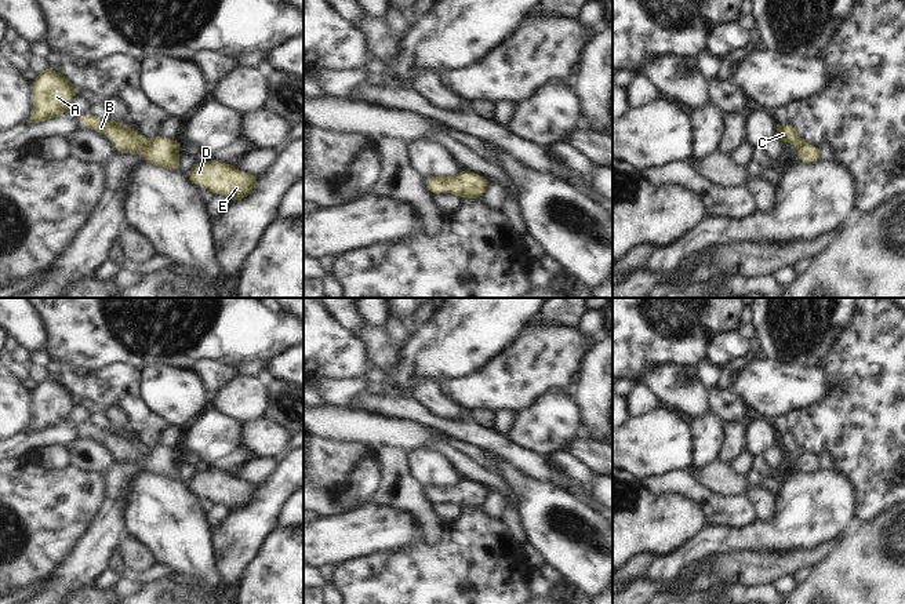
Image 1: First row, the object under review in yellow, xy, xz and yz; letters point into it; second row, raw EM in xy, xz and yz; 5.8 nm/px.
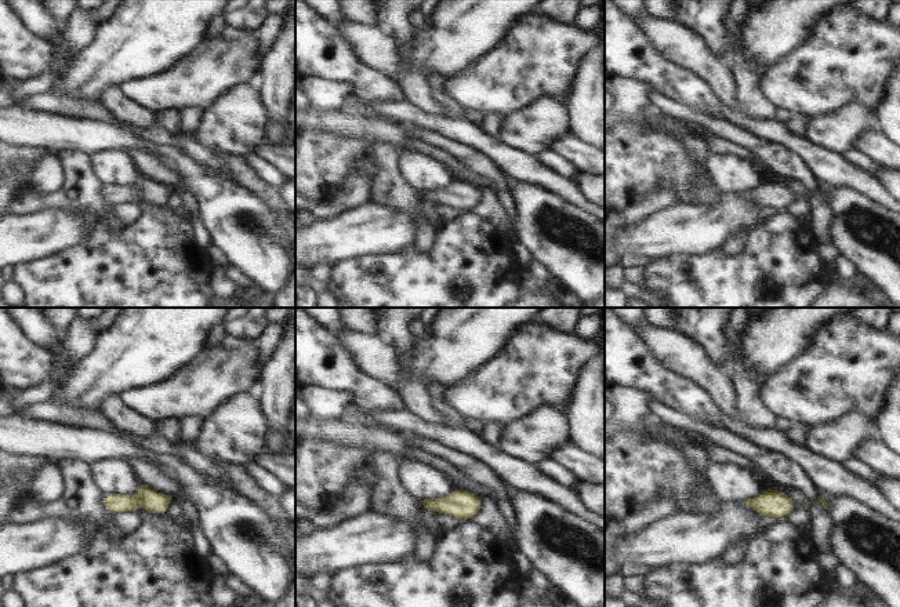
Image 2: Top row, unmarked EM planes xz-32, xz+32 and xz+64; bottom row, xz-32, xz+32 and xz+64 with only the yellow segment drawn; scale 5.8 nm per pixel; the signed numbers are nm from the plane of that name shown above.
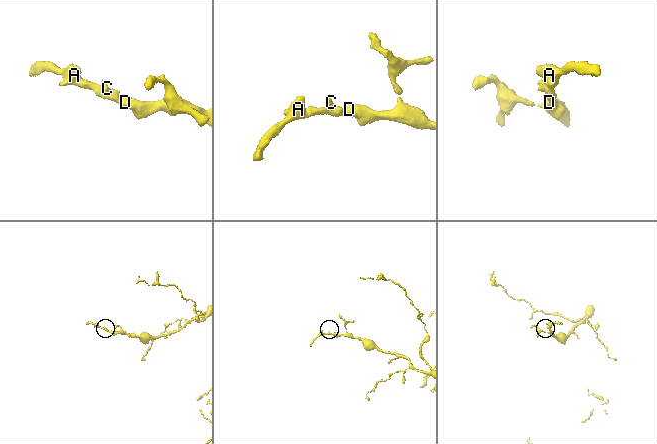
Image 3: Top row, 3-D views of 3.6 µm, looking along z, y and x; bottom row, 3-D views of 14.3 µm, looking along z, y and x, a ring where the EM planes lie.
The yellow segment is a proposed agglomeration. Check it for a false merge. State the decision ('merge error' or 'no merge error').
no merge error

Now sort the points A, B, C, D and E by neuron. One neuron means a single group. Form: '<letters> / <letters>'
A B C D E

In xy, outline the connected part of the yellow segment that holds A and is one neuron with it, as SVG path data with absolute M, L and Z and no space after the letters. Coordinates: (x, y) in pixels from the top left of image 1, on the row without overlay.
M46 376L32 390L33 421L28 432L43 432L68 422L77 399L62 382Z

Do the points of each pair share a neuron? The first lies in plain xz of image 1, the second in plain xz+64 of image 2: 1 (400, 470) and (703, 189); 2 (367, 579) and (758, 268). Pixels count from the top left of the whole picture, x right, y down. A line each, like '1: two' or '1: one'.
1: one
2: one

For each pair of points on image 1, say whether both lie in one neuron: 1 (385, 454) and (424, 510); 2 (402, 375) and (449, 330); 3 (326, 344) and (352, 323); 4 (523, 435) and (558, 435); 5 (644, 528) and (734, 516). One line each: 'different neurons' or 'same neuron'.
1: same neuron
2: same neuron
3: different neurons
4: same neuron
5: different neurons

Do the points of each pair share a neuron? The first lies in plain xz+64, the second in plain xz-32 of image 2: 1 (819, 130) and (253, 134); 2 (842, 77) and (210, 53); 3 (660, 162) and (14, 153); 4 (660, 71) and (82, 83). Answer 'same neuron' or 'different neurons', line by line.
1: same neuron
2: same neuron
3: same neuron
4: different neurons

